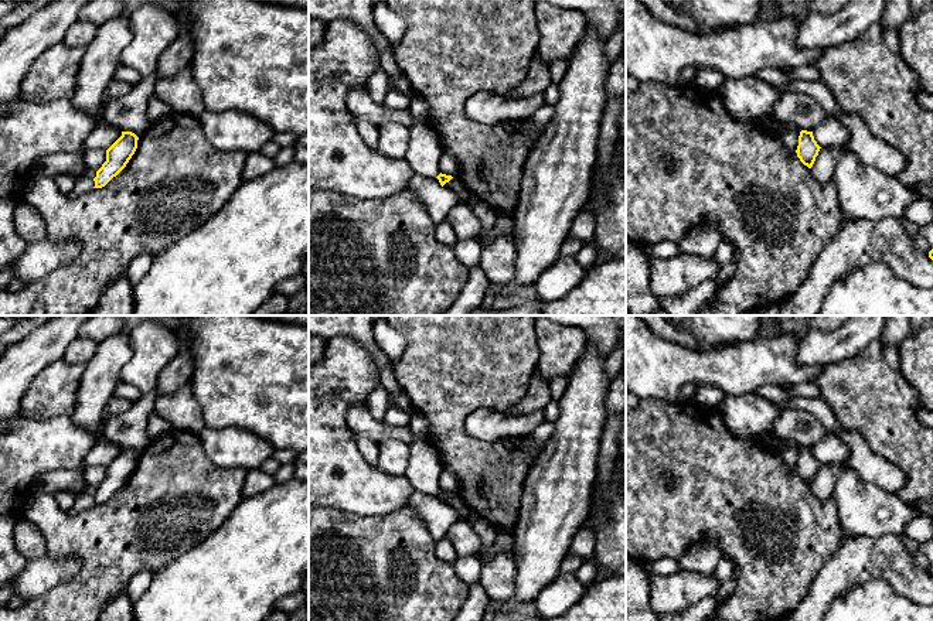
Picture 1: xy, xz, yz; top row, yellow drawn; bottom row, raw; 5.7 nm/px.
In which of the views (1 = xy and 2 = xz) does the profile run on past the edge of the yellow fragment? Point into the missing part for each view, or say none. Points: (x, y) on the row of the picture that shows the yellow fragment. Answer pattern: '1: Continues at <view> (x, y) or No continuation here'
1: No continuation here
2: No continuation here

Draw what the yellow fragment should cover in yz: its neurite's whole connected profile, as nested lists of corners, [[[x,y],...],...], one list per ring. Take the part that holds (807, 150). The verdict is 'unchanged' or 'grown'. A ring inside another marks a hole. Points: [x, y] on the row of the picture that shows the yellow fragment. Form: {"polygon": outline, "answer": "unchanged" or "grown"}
{"polygon": [[[801,130],[799,136],[797,157],[808,168],[813,167],[815,157],[818,156],[820,146],[814,140],[813,132]]], "answer": "unchanged"}

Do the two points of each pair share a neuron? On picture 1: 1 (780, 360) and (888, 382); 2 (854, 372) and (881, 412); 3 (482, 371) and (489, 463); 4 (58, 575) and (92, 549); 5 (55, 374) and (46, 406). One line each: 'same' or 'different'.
1: different
2: same
3: same
4: different
5: same

